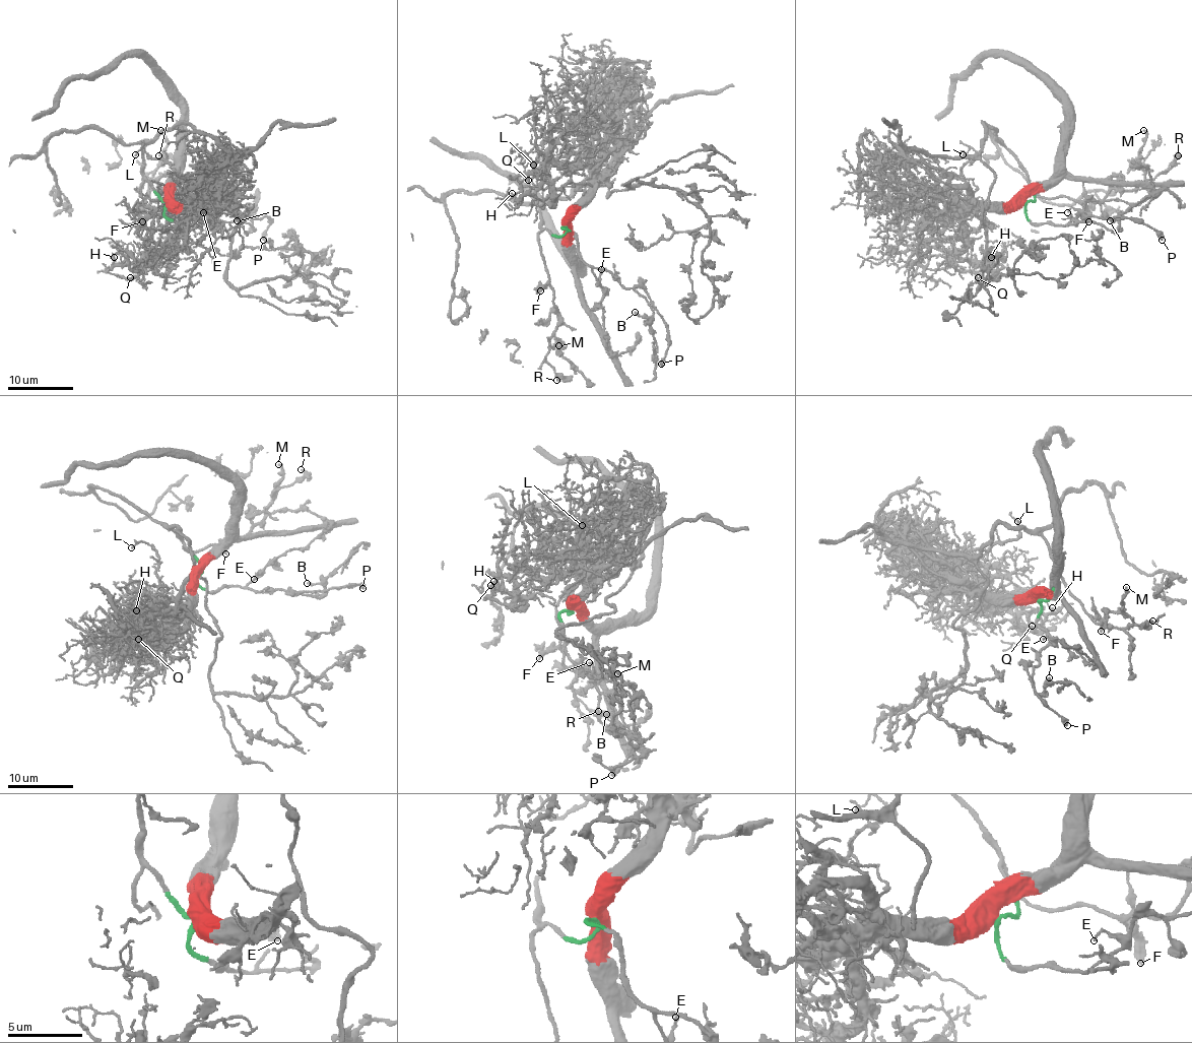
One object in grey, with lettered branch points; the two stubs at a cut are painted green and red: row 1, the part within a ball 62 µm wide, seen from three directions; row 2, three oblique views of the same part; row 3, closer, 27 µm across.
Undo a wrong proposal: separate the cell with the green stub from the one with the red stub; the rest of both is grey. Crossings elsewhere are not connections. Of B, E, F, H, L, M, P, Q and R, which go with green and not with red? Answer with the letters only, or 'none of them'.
B, E, F, M, P, R

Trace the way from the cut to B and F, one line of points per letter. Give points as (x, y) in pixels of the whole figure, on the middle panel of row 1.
B: (567, 226), (561, 226), (575, 235), (577, 253), (638, 290), (654, 317), (647, 320), (634, 312)
F: (567, 226), (560, 237), (542, 230), (539, 234), (548, 279), (540, 290)

